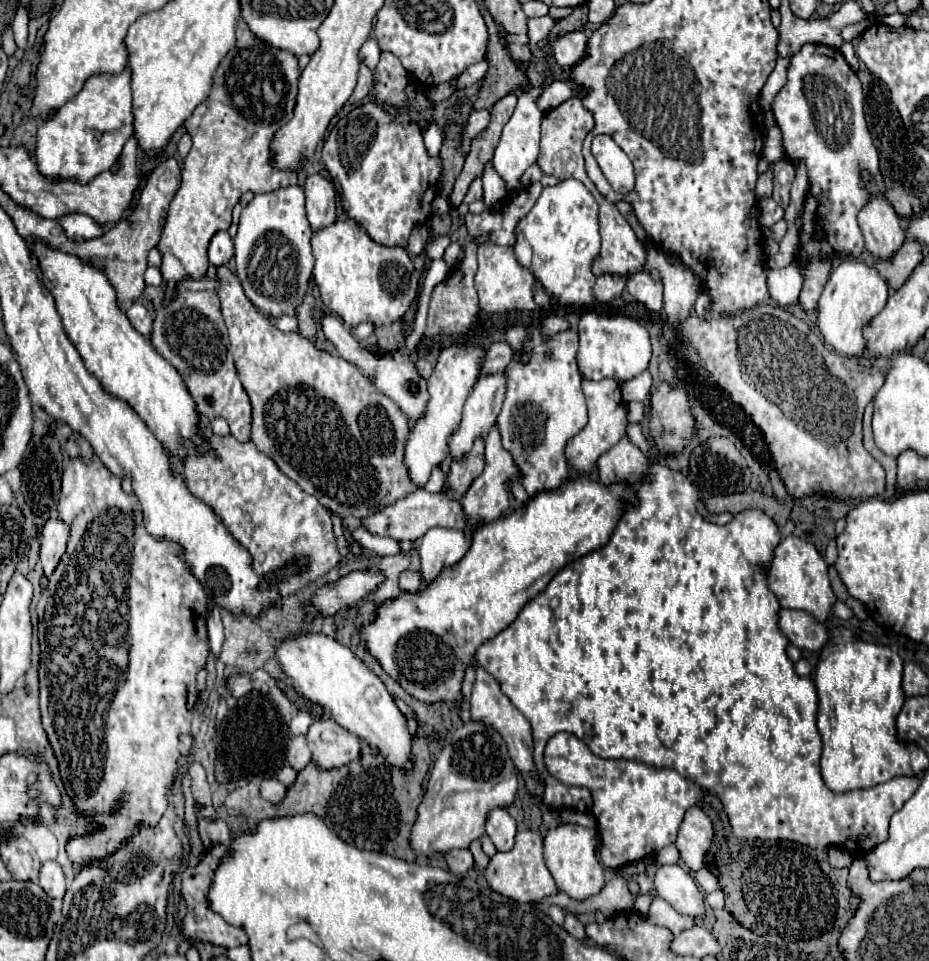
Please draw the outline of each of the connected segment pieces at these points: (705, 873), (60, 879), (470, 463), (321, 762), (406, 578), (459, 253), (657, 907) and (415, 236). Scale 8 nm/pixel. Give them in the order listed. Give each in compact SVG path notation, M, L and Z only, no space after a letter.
M702 868L702 870L696 874L696 882L698 882L706 892L714 892L714 890L720 888L716 876L714 876L708 868Z
M46 862L40 868L40 888L48 894L48 898L64 898L66 878L58 862Z
M476 438L472 450L462 460L452 462L448 474L450 490L446 494L456 496L456 500L460 500L468 490L468 486L472 484L472 480L480 476L482 470L484 470L484 438Z
M328 714L314 720L308 730L308 748L312 752L312 762L326 770L350 764L360 756L360 740L340 728Z
M406 570L402 576L400 576L400 588L406 590L406 592L418 592L422 586L422 576L418 570Z
M452 242L444 252L444 262L446 262L448 268L454 268L462 258L464 258L464 248L456 242Z
M656 896L654 902L652 902L652 906L650 906L648 922L660 924L660 926L672 930L674 934L680 934L682 930L688 930L688 928L692 928L692 926L696 924L692 916L678 914L678 912L676 912L666 900L662 900L660 896Z
M426 226L414 228L412 230L412 236L410 236L410 242L408 242L408 252L410 254L420 254L424 250L424 246L426 246L426 240L428 240Z

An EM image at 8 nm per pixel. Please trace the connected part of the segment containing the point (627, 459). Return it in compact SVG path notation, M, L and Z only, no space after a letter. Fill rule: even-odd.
M622 438L616 446L612 446L604 456L600 456L598 460L598 478L604 486L610 486L610 484L636 484L648 470L650 462L648 458L640 452L640 448L636 448L628 438Z

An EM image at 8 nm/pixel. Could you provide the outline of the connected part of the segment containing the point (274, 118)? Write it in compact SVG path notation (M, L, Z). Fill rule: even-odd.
M240 18L236 24L234 56L220 62L210 98L184 122L192 136L192 150L184 160L182 184L170 204L168 220L158 244L162 252L162 278L176 290L180 280L198 280L208 270L208 244L218 230L228 230L232 208L244 192L264 194L296 184L296 172L282 172L270 166L270 140L276 128L292 118L298 88L298 58L276 50L252 36Z

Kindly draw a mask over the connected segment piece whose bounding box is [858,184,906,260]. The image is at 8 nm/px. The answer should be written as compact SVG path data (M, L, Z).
M868 184L868 190L872 198L858 214L866 250L882 260L890 260L906 242L906 228L902 228L900 218L888 204L886 196L878 194L872 184Z

